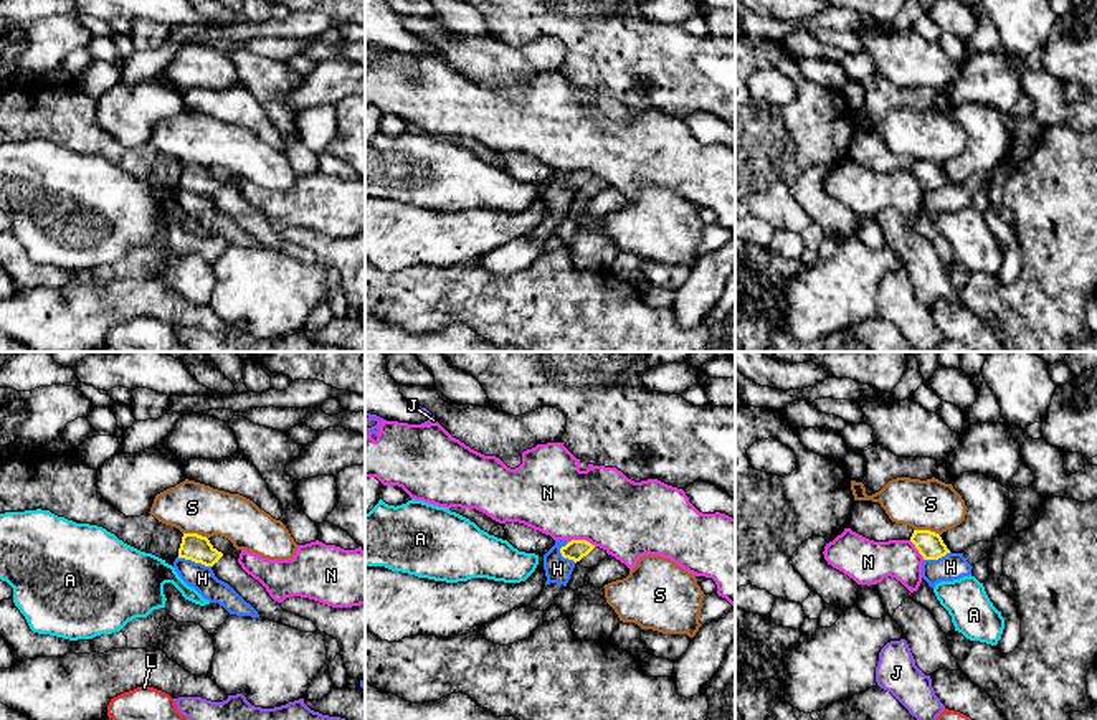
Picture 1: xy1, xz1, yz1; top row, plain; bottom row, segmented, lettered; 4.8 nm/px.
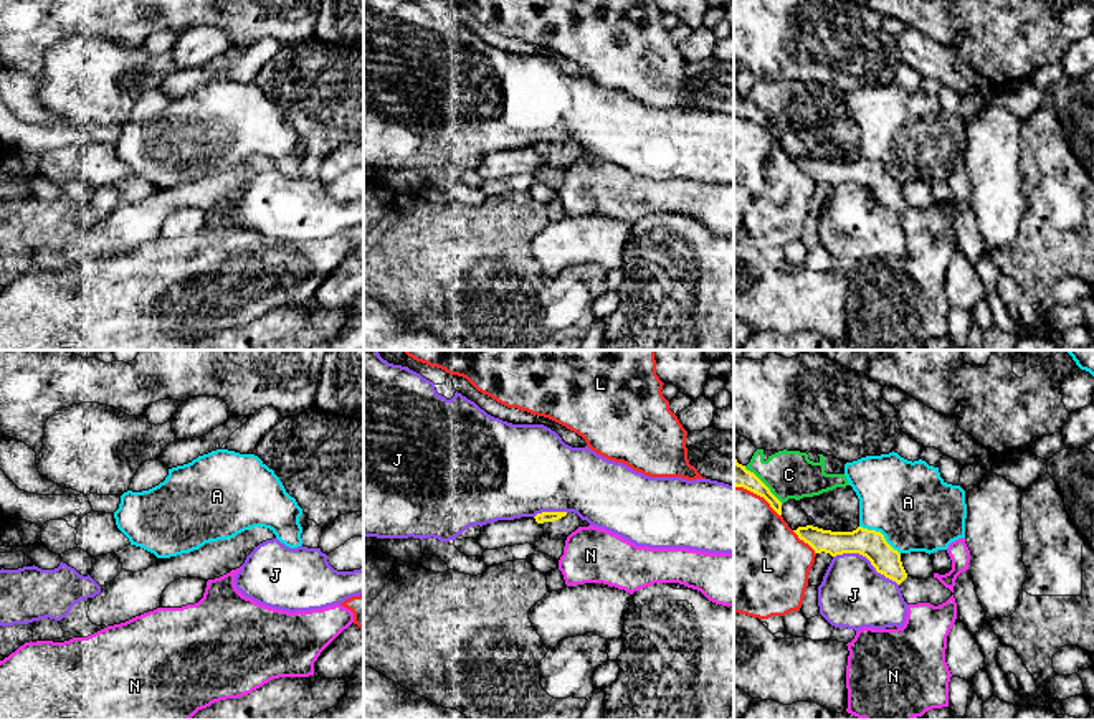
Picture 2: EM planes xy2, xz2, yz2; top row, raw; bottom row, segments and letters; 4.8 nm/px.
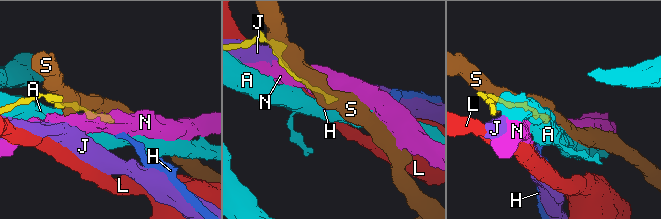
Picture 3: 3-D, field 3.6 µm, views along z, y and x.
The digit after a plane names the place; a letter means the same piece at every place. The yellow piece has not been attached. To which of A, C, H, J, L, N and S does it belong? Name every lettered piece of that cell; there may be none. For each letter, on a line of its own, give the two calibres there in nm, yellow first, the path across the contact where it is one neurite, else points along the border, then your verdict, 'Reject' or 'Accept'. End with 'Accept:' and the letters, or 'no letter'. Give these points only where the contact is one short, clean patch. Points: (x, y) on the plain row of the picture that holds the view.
A: Thickness 140 nm (yellow) against 400 nm. Reject
C: Thickness 110 nm (yellow) against 240 nm. Reject
H: Thickness 130 nm (yellow) against 120 nm. Boundary: xy1 (177, 187), (210, 197). Reject
J: Thickness 140 nm (yellow) against 320 nm. Reject
L: Thickness 110 nm (yellow) against 460 nm. Reject
N: Thickness 100 nm (yellow) against 380 nm. Boundary: xz1 (569, 170), (588, 170), (595, 175). Reject
S: Thickness 130 nm (yellow) against 240 nm. Reject
Accept: no letter

